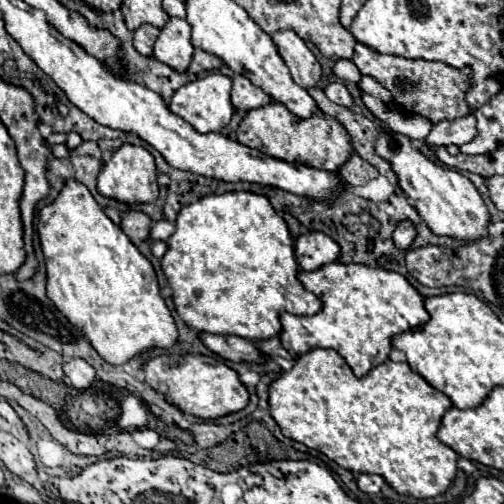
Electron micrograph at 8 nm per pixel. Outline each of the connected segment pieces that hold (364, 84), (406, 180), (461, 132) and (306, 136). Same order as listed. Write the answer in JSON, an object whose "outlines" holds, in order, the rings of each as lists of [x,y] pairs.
{"outlines":[[[[363,76],[357,86],[359,86],[359,90],[371,94],[373,98],[379,98],[379,100],[383,100],[383,102],[389,102],[389,100],[391,100],[391,92],[387,92],[387,88],[383,88],[383,86],[381,86],[375,78],[371,78],[371,76]]],[[[381,130],[375,138],[375,152],[377,156],[381,156],[391,164],[393,172],[399,178],[399,188],[409,196],[419,216],[427,222],[427,226],[435,234],[451,236],[459,240],[479,240],[487,236],[489,212],[477,188],[471,184],[467,176],[431,160],[427,154],[417,150],[411,144],[411,138],[405,134]]],[[[469,114],[469,116],[461,116],[461,118],[455,118],[455,120],[443,120],[443,122],[437,122],[429,136],[425,138],[425,142],[429,146],[449,146],[449,144],[457,144],[457,146],[463,146],[467,142],[471,142],[477,134],[477,128],[475,128],[475,116]]],[[[271,102],[263,108],[249,110],[237,128],[237,140],[249,148],[257,148],[271,158],[279,158],[285,162],[299,162],[305,166],[313,166],[319,170],[335,172],[339,170],[347,158],[353,154],[351,136],[345,126],[321,112],[313,114],[311,118],[297,118],[293,112],[287,110],[281,102]]]]}

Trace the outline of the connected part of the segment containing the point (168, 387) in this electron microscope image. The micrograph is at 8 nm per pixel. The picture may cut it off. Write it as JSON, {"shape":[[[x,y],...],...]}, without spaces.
{"shape":[[[163,354],[147,360],[143,366],[143,374],[145,374],[145,382],[151,388],[163,392],[165,396],[171,396],[171,402],[179,406],[185,414],[193,414],[203,420],[215,420],[219,416],[243,410],[249,402],[249,394],[241,384],[237,372],[231,370],[225,362],[215,360],[211,356]]]}

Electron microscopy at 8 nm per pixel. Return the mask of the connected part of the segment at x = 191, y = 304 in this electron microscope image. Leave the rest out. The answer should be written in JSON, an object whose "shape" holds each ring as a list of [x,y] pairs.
{"shape":[[[227,192],[227,194],[211,194],[211,196],[203,196],[193,204],[187,204],[179,210],[177,220],[175,220],[175,232],[169,236],[167,240],[169,250],[165,252],[163,260],[161,260],[161,268],[169,280],[169,288],[173,290],[173,304],[175,310],[179,314],[179,318],[189,326],[195,328],[197,332],[209,332],[209,334],[233,334],[233,336],[241,336],[247,340],[265,340],[271,336],[277,336],[281,332],[281,322],[279,322],[279,314],[281,312],[291,312],[291,314],[299,314],[299,316],[311,316],[315,312],[319,312],[321,308],[321,300],[313,294],[307,292],[301,282],[297,280],[297,272],[299,266],[295,262],[293,256],[293,238],[287,230],[287,224],[283,222],[281,216],[275,214],[273,206],[269,204],[269,200],[265,196],[253,194],[253,192]]]}

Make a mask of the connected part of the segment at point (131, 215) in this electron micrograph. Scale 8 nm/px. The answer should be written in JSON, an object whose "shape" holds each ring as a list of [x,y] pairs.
{"shape":[[[127,210],[121,214],[121,230],[129,236],[133,244],[147,240],[151,228],[151,218],[141,210]]]}

